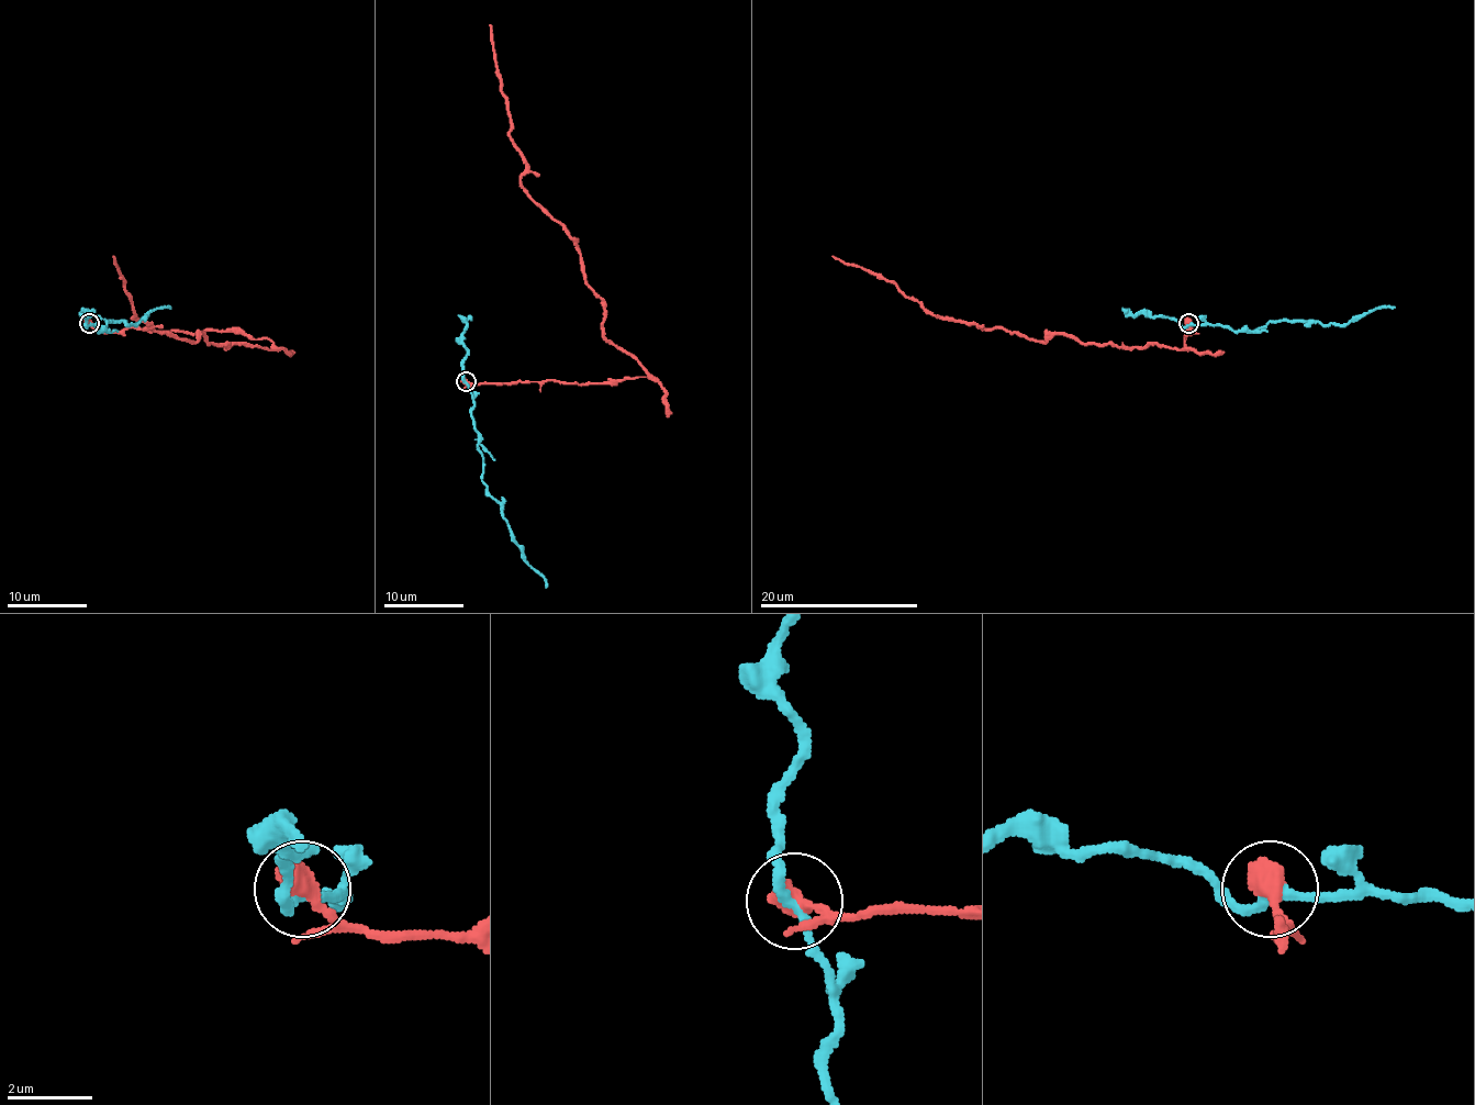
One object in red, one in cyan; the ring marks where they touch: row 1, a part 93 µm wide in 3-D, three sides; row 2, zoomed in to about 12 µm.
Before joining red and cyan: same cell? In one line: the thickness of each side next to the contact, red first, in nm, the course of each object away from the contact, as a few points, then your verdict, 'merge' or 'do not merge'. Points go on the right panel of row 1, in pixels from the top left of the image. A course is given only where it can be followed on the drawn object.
600 nm thick on the red side, 220 nm on the other; red runs (1188, 323), (1184, 347), (1171, 348), (1065, 335), (1035, 341), (936, 316), (894, 283), (833, 255); cyan runs (1188, 325), (1228, 325), (1233, 331), (1255, 331), (1270, 321), (1348, 325), (1373, 309), (1395, 307); do not merge

